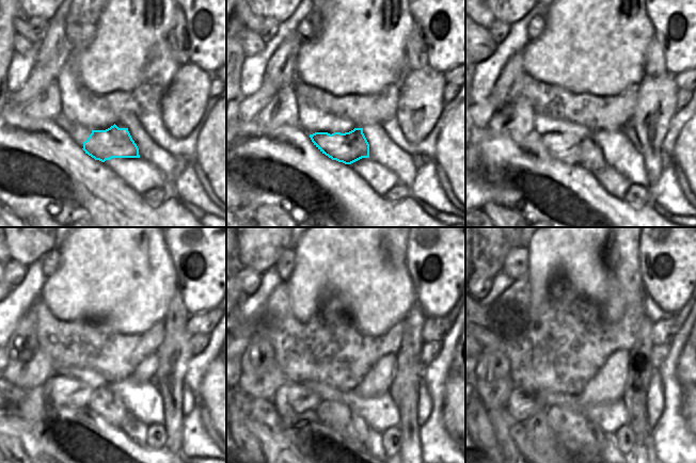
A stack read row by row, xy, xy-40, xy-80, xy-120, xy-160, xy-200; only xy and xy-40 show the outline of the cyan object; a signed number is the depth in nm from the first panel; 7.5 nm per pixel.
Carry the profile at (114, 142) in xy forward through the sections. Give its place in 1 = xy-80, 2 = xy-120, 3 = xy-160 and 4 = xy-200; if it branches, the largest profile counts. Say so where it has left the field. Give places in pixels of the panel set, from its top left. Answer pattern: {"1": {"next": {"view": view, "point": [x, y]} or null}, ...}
{"1": {"next": {"view": "xy-80", "point": [568, 148]}}, "2": {"next": {"view": "xy-120", "point": [61, 390]}}, "3": {"next": {"view": "xy-160", "point": [290, 397]}}, "4": {"next": {"view": "xy-200", "point": [521, 404]}}}

